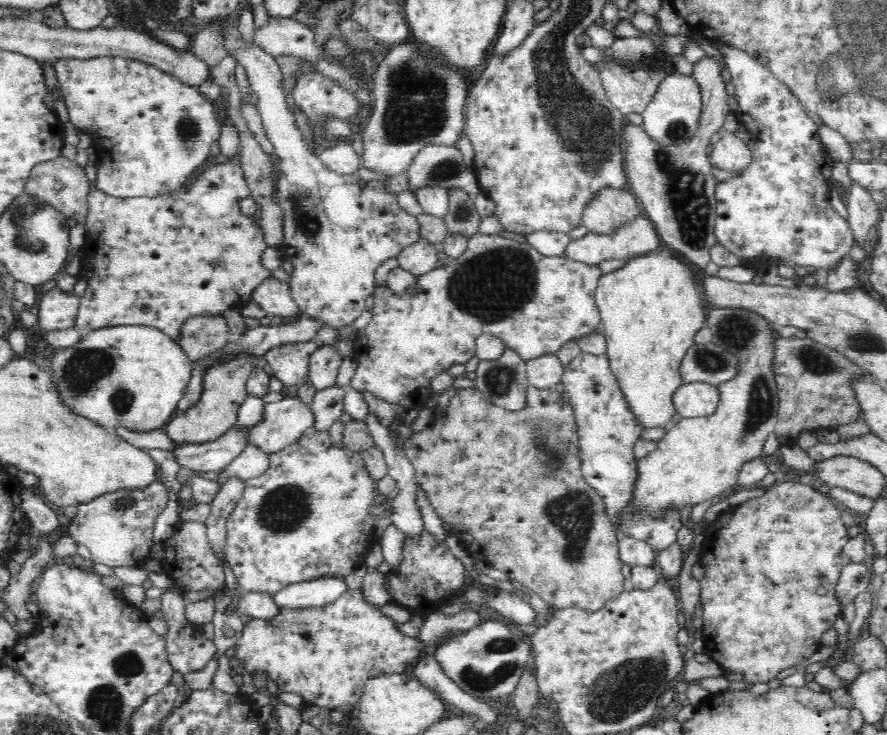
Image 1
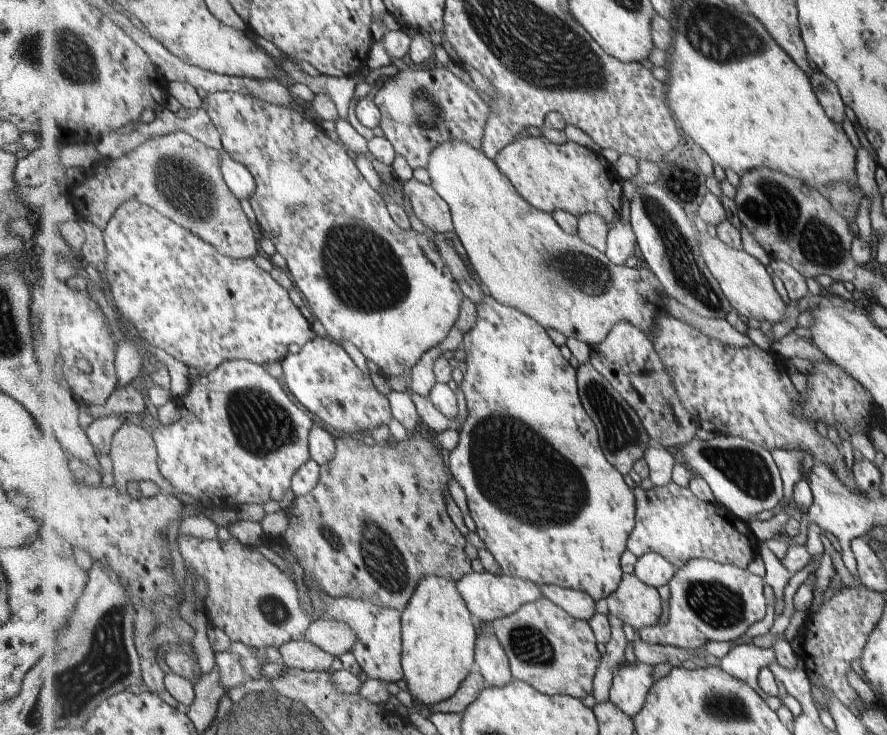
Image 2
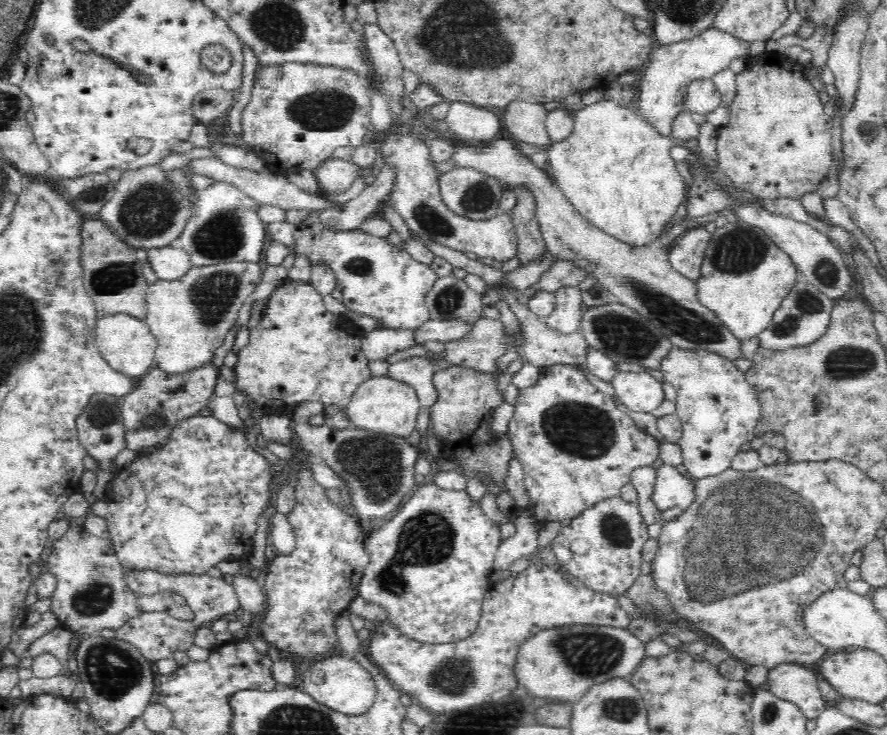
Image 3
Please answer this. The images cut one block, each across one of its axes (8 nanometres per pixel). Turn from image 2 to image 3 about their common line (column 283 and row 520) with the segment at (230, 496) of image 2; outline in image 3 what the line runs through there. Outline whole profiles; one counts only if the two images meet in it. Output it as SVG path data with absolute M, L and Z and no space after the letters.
M428 476L423 486L409 496L400 504L396 512L388 518L388 520L376 524L374 531L368 534L367 552L370 558L369 564L360 571L357 577L357 592L365 602L378 604L388 611L386 620L393 622L404 634L407 634L414 640L420 642L433 642L434 644L442 644L442 642L452 642L462 640L466 636L470 636L476 626L478 626L478 618L480 618L480 606L482 605L484 594L489 590L489 575L493 571L493 561L495 553L501 544L500 526L484 515L480 509L480 503L474 502L465 490L452 490L451 488L442 488L435 483L434 476Z

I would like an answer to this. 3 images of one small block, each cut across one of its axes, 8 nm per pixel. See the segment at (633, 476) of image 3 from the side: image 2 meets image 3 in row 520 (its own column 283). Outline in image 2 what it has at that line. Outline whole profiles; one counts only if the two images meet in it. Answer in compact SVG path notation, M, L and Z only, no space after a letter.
M293 640L280 648L281 661L291 668L305 672L323 672L329 670L335 662L335 656L324 652L309 640Z

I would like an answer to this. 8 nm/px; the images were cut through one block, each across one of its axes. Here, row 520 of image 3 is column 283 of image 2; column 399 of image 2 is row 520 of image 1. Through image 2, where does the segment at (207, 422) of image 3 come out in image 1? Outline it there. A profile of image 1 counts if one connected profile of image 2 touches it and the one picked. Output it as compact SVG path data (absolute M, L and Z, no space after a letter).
M310 427L302 433L302 436L296 438L296 442L292 442L292 445L288 444L288 446L284 446L284 448L278 450L278 452L272 452L269 455L266 472L244 481L244 490L242 490L240 500L236 501L236 506L226 516L226 559L230 564L232 572L236 575L236 580L238 581L238 585L240 585L241 591L243 593L260 592L261 594L270 594L273 596L290 584L310 582L316 579L325 579L326 577L338 577L338 579L342 579L348 576L348 574L357 568L356 562L364 554L364 543L368 537L372 536L376 518L370 514L370 508L372 508L372 504L377 504L380 498L381 495L379 494L377 481L368 472L365 460L360 454L346 451L342 446L342 442L336 444L332 441L326 430L318 430L315 427Z

